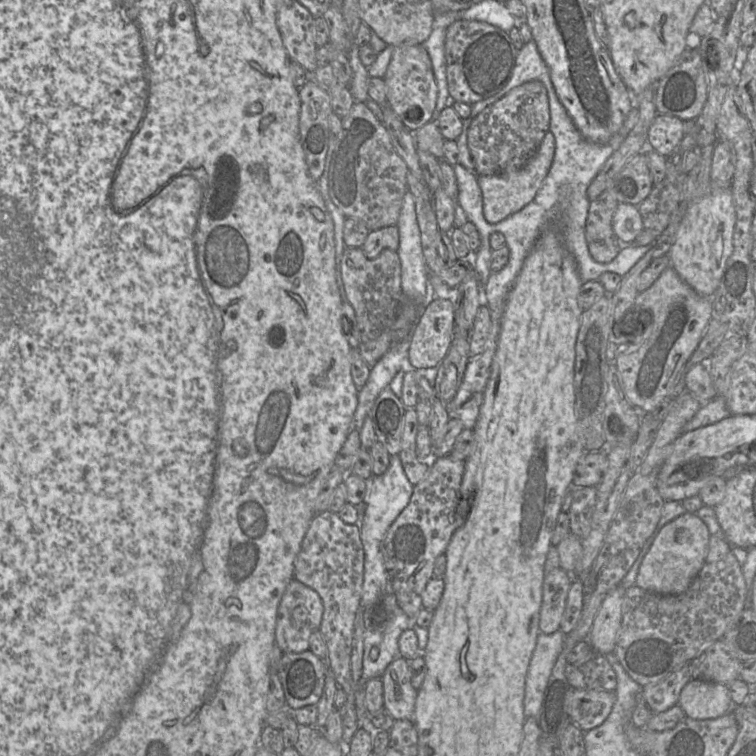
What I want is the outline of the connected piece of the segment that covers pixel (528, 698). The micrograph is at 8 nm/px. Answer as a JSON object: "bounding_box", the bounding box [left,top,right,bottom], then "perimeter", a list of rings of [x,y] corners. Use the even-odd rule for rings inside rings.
{"bounding_box":[524,630,566,717],"perimeter":[[[558,630],[551,634],[537,637],[525,682],[524,714],[525,717],[539,717],[544,693],[553,667],[560,655],[566,634]]]}

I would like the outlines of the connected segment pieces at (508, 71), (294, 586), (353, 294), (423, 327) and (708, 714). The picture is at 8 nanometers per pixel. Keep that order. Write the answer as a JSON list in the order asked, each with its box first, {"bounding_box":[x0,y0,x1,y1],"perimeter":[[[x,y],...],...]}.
[{"bounding_box":[444,20,519,105],"perimeter":[[[458,20],[449,25],[444,48],[449,94],[470,105],[495,95],[509,82],[519,51],[507,32],[477,20]]]},{"bounding_box":[275,578,324,653],"perimeter":[[[293,578],[284,590],[276,611],[275,644],[283,653],[301,653],[309,650],[310,636],[320,631],[324,606],[319,594]]]},{"bounding_box":[340,247,405,368],"perimeter":[[[346,247],[340,263],[345,293],[356,315],[359,352],[372,368],[395,344],[395,324],[405,297],[401,286],[401,262],[397,251],[384,249],[377,258],[367,258],[361,247]]]},{"bounding_box":[409,296,455,369],"perimeter":[[[433,296],[433,300],[422,307],[418,321],[412,330],[409,347],[410,365],[415,369],[437,367],[448,353],[454,329],[455,305],[448,299]]]},{"bounding_box":[678,679,733,720],"perimeter":[[[691,679],[680,693],[678,705],[696,720],[713,719],[731,711],[733,702],[728,685]]]}]

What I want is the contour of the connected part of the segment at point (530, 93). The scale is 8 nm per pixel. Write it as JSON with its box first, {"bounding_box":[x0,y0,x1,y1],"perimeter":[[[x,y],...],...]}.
{"bounding_box":[467,81,549,176],"perimeter":[[[528,81],[513,88],[480,112],[469,126],[467,142],[474,162],[474,173],[489,176],[522,168],[549,131],[549,122],[547,91],[540,81]]]}

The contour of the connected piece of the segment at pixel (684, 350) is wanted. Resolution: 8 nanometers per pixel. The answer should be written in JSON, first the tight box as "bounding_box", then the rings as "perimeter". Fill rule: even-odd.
{"bounding_box":[615,266,713,413],"perimeter":[[[668,266],[649,288],[638,293],[633,307],[625,311],[623,321],[630,311],[639,314],[642,309],[650,312],[651,322],[636,339],[618,345],[615,363],[626,396],[638,411],[645,413],[654,410],[675,385],[681,369],[697,348],[712,318],[713,305],[711,297],[698,294],[680,278],[672,266]]]}

